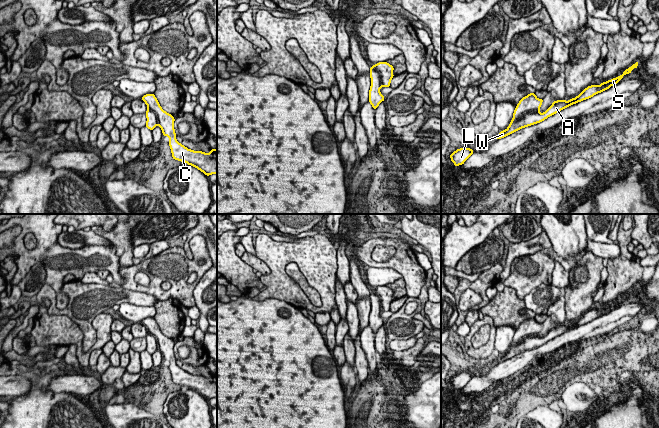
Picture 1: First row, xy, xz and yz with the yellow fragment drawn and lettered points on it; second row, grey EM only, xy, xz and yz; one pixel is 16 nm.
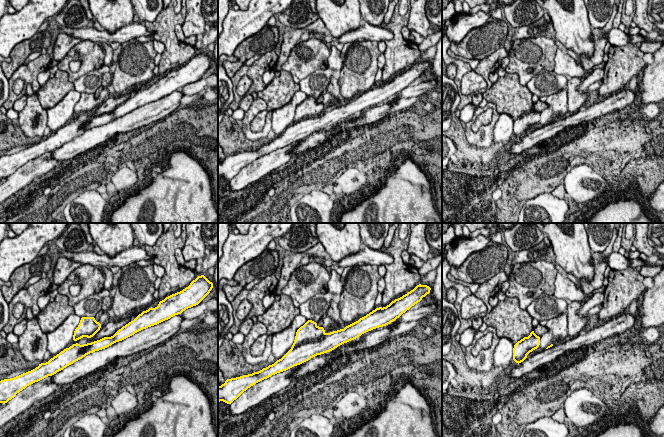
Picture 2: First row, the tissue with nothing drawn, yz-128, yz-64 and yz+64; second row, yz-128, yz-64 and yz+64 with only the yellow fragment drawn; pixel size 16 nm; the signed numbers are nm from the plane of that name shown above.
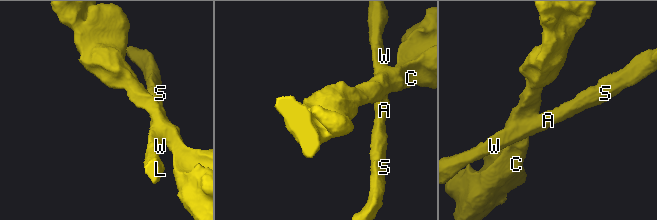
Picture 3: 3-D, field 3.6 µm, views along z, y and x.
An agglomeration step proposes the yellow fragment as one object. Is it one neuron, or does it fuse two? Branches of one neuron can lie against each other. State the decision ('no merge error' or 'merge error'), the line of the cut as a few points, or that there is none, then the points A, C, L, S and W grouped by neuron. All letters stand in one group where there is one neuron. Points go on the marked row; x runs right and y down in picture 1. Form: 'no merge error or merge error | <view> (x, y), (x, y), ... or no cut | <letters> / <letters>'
no merge error | no cut | A C L S W

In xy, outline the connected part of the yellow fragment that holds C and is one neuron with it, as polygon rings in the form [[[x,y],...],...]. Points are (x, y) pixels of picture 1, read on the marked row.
[[[150,93],[146,94],[142,97],[142,100],[148,107],[146,111],[146,127],[152,131],[157,125],[160,126],[163,136],[168,136],[170,139],[169,146],[173,159],[194,166],[207,176],[217,174],[216,149],[211,149],[210,153],[204,153],[186,148],[176,140],[174,117],[161,108],[155,95]]]

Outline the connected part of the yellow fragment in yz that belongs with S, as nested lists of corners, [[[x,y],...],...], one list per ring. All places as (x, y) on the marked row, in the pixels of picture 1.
[[[639,61],[625,70],[622,75],[608,80],[607,82],[602,82],[602,84],[599,86],[588,86],[577,97],[569,99],[568,102],[566,100],[554,101],[553,104],[544,113],[539,112],[543,99],[538,99],[535,93],[530,93],[520,100],[514,110],[513,119],[510,122],[508,128],[504,131],[500,131],[499,136],[496,138],[496,140],[504,138],[524,127],[540,123],[546,118],[567,108],[570,105],[589,99],[592,96],[609,89],[612,85],[617,84],[621,79],[623,79],[623,76],[625,74],[631,73],[633,68],[637,69],[638,63]]]

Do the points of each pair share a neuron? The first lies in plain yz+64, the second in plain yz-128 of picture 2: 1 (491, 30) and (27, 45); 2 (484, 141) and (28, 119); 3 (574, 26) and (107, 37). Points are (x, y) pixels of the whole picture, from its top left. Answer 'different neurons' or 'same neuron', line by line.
1: same neuron
2: same neuron
3: different neurons

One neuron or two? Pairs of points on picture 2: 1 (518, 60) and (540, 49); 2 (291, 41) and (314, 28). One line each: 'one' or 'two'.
1: one
2: one

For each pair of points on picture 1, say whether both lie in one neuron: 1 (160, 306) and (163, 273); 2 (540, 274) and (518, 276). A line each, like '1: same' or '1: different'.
1: different
2: same

